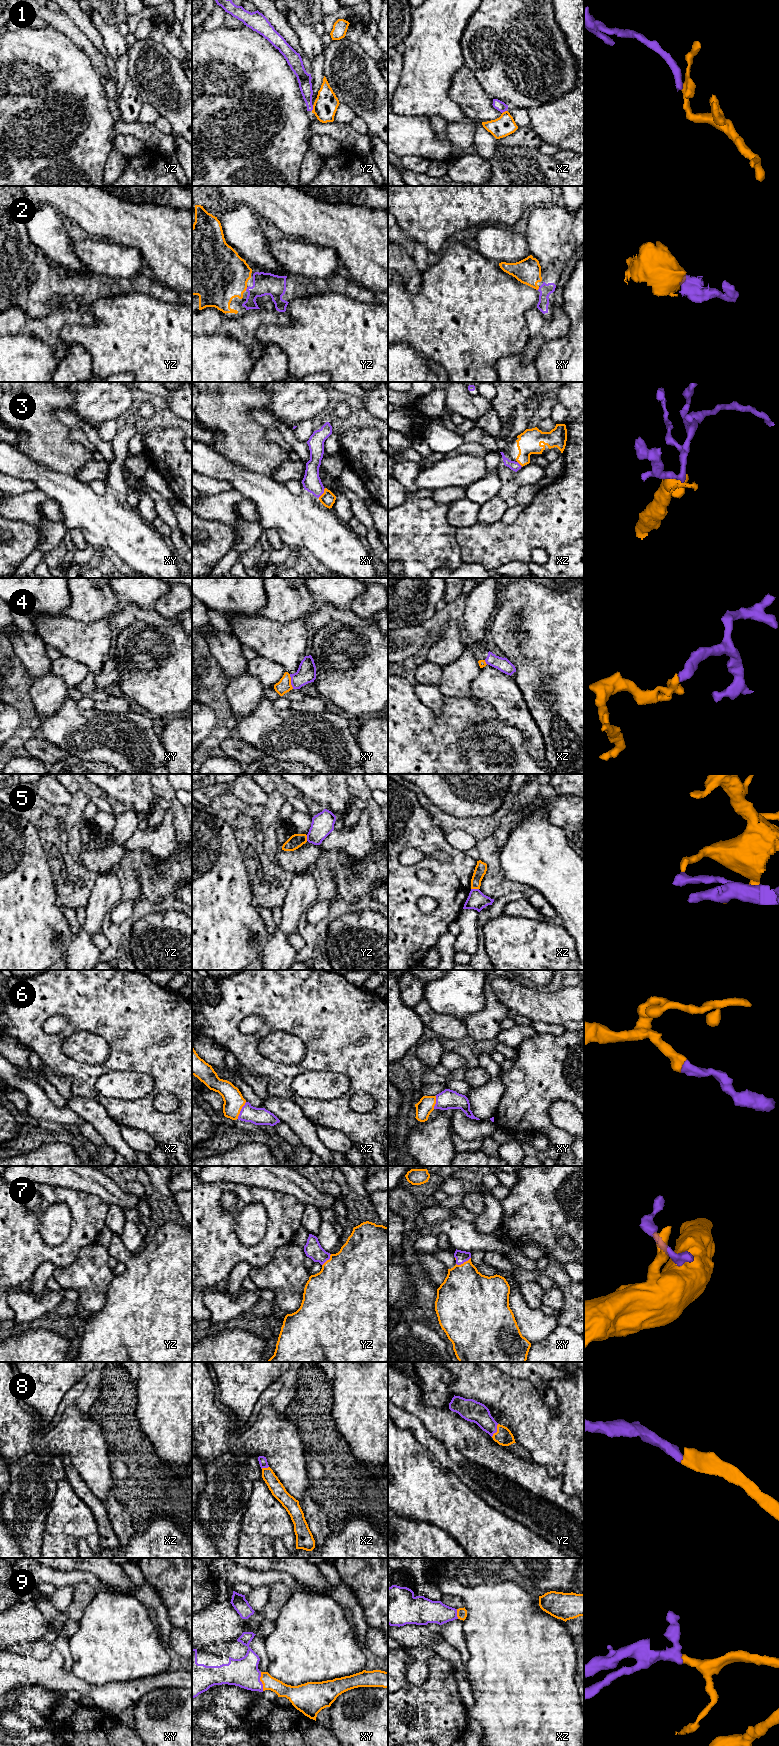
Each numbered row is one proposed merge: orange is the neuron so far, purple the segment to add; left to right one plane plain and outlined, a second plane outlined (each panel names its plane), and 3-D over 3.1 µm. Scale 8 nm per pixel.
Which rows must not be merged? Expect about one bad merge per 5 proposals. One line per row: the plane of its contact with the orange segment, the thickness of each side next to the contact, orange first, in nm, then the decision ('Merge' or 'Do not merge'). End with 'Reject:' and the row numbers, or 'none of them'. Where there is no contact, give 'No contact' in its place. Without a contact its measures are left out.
1: Touches orange in yz. Thickness 190 nm (orange) against 110 nm. Do not merge
2: Touches orange in yz. Thickness 440 nm (orange) against 180 nm. Merge
3: Touches orange in xy. Thickness 110 nm (orange) against 150 nm. Do not merge
4: Touches orange in xy. Thickness 110 nm (orange) against 160 nm. Do not merge
5: Touches orange in xz. Thickness 100 nm (orange) against 150 nm. Do not merge
6: Touches orange in xz. Thickness 160 nm (orange) against 140 nm. Merge
7: Touches orange in xy. Thickness 400 nm (orange) against 100 nm. Merge
8: Touches orange in yz. Thickness 140 nm (orange) against 170 nm. Merge
9: Touches orange in xy. Thickness 110 nm (orange) against 240 nm. Merge
Reject: 1, 3, 4, 5

